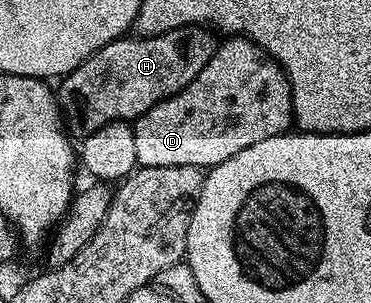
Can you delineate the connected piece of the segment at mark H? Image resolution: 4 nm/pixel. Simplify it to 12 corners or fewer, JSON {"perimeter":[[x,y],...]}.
{"perimeter":[[216,34],[127,35],[57,85],[66,128],[134,122],[209,63]]}

